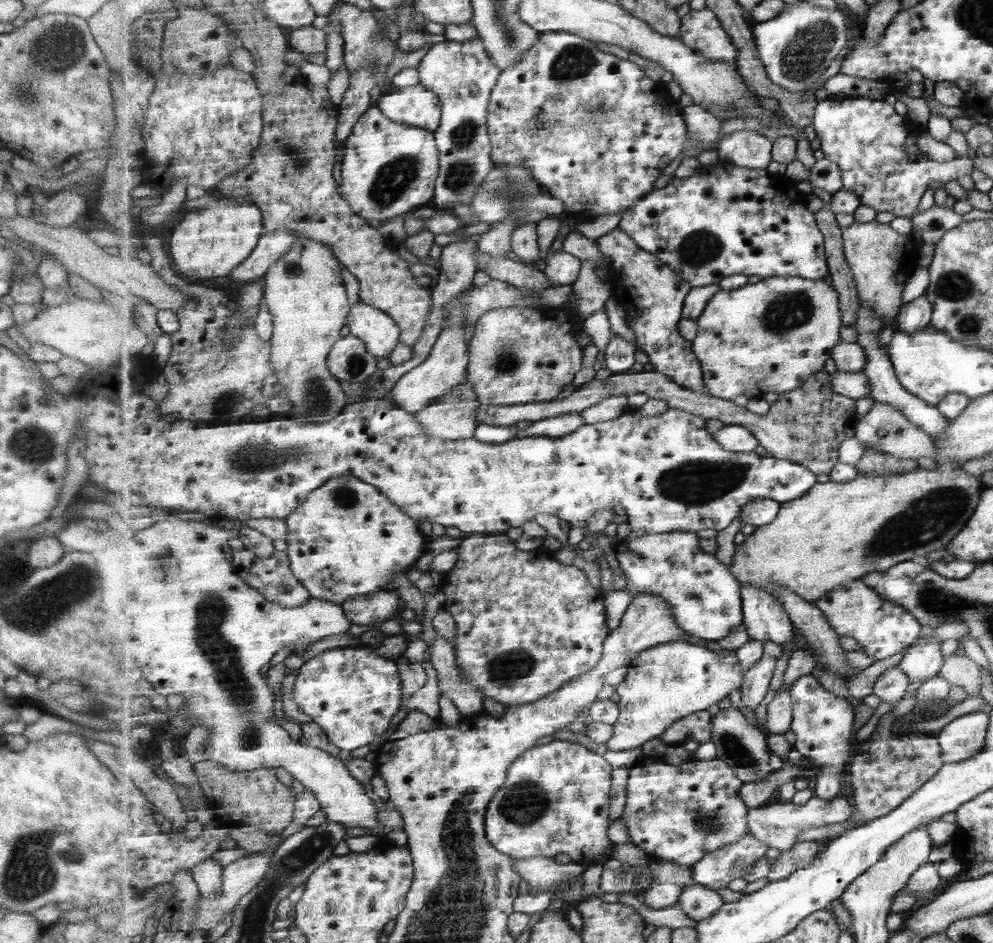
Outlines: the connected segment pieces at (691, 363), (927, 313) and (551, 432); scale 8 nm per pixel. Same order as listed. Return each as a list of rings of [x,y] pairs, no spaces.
[[[615,229],[597,243],[603,255],[610,258],[612,294],[625,307],[639,348],[649,356],[657,372],[666,374],[686,390],[705,393],[703,366],[695,355],[693,342],[681,335],[680,330],[685,299],[692,286],[668,263],[643,250],[624,230]]]
[[[922,294],[901,307],[895,324],[897,324],[898,331],[916,334],[930,325],[931,317],[932,303]]]
[[[581,413],[563,414],[553,418],[544,418],[533,421],[532,425],[526,429],[519,429],[516,438],[525,437],[547,437],[561,438],[574,433],[580,426],[584,425],[584,418]]]

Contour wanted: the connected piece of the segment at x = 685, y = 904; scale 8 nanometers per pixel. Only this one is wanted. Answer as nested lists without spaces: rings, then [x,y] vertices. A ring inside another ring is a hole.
[[[695,884],[685,887],[679,905],[689,918],[699,922],[711,918],[723,908],[725,900],[716,890]]]

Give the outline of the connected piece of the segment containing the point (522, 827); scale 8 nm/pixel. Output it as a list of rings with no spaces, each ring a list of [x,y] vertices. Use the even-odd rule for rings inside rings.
[[[553,740],[544,745],[535,745],[533,748],[521,755],[508,770],[508,781],[495,794],[491,805],[488,806],[488,814],[485,815],[486,834],[492,846],[500,850],[503,854],[508,854],[513,859],[523,860],[523,858],[551,857],[557,854],[567,854],[575,863],[590,867],[593,865],[602,865],[613,854],[613,842],[609,840],[609,828],[611,823],[611,786],[613,786],[613,768],[611,764],[585,745],[563,740]]]

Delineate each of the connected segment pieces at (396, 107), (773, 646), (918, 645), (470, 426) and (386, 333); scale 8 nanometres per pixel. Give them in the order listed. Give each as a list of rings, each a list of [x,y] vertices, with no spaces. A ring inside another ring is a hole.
[[[421,82],[412,87],[394,89],[381,97],[377,106],[395,123],[407,124],[421,130],[437,131],[442,120],[439,95]]]
[[[767,641],[763,658],[746,671],[745,682],[741,688],[741,700],[743,706],[752,712],[767,696],[777,670],[777,663],[783,655],[781,644]]]
[[[923,628],[921,637],[924,639],[919,637],[899,662],[900,669],[909,677],[911,683],[925,682],[940,672],[943,664],[941,653],[939,653],[941,642],[929,638],[932,631],[933,628],[932,630]]]
[[[465,382],[463,385],[453,389],[449,395],[445,395],[417,413],[418,419],[424,426],[424,431],[430,436],[443,440],[465,440],[473,438],[477,430],[478,414],[476,410],[480,408],[481,400],[477,391],[473,389],[473,383]]]
[[[360,300],[353,305],[347,326],[350,334],[365,342],[368,352],[378,359],[388,359],[401,344],[401,328],[395,320]]]

